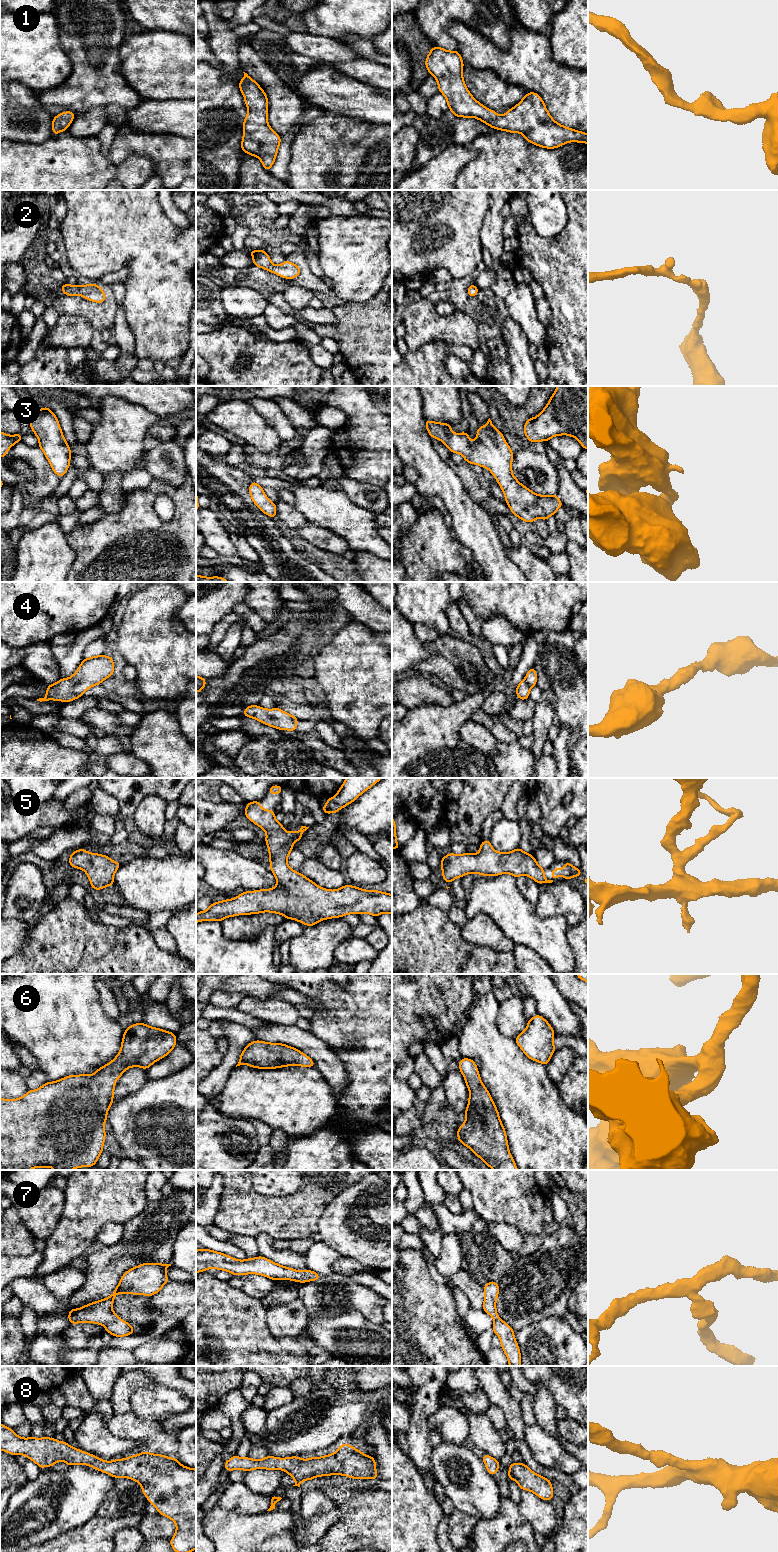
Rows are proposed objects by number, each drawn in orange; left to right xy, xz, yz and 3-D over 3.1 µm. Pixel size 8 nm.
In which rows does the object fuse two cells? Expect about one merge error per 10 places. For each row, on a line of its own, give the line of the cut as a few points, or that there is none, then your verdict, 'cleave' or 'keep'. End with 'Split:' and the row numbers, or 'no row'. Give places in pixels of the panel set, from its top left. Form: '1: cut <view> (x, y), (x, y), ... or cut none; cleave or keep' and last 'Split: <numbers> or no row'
1: cut none; keep
2: cut none; keep
3: cut none; keep
4: cut none; keep
5: cut none; keep
6: cut none; keep
7: cut none; keep
8: cut none; keep
Split: no row

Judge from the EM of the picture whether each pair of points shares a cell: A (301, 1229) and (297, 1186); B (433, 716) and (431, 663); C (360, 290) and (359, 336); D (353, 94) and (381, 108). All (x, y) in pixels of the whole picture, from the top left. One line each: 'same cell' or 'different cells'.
A: different cells
B: different cells
C: different cells
D: same cell

